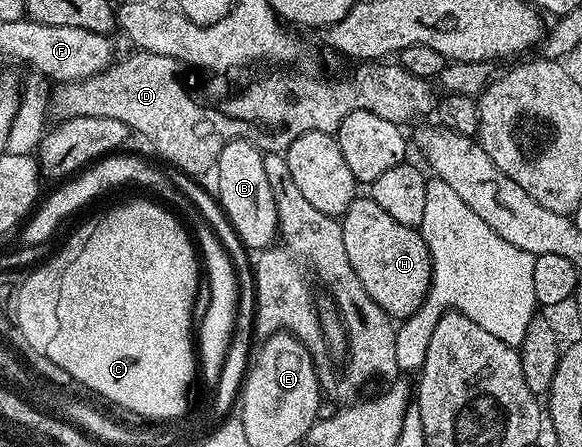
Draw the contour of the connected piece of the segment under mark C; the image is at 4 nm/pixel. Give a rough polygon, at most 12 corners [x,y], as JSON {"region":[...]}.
{"region":[[162,206],[93,223],[52,364],[141,418],[196,378],[195,239]]}

